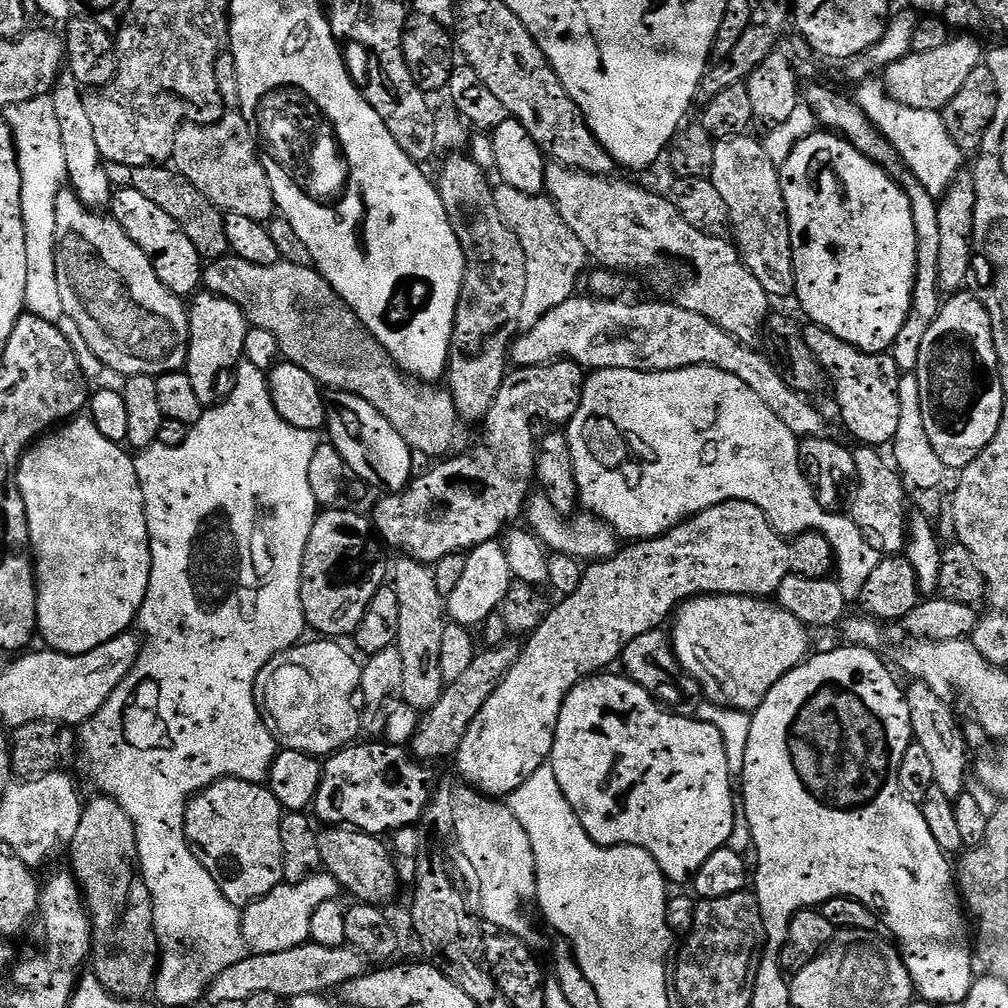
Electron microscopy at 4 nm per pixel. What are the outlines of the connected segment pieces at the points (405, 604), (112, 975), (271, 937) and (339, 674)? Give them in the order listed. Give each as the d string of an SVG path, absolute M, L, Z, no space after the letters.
M407 558L394 564L394 587L400 602L400 631L398 633L398 647L402 654L402 663L405 666L403 691L408 691L407 699L412 702L431 702L437 700L444 693L446 681L442 672L442 642L446 627L446 596L440 593L441 581L437 579L435 571L425 561Z
M112 794L97 795L97 800L88 800L84 806L78 834L74 834L71 871L74 873L86 899L86 907L92 922L94 939L95 973L109 990L120 994L144 994L153 987L160 970L161 954L156 933L154 906L148 883L144 881L141 863L141 837L128 808Z
M313 874L295 882L281 882L266 895L253 899L248 909L243 909L240 928L245 945L253 953L277 952L309 943L315 910L322 902L341 895L340 884L334 877L320 875Z
M312 640L309 644L307 642L294 644L292 647L287 648L285 652L280 652L278 655L273 656L271 662L264 667L262 673L262 704L266 709L267 715L270 717L271 723L277 729L280 727L286 735L293 736L296 739L293 741L306 746L307 751L313 754L331 754L339 750L339 748L345 748L347 744L353 743L359 737L356 735L360 732L360 712L356 709L356 700L358 704L358 693L361 691L360 679L363 678L363 672L364 664L361 658L359 660L346 645L339 644L336 640Z

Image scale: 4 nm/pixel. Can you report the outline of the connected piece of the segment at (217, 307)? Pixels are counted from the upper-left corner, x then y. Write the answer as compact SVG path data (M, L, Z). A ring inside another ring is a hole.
M216 290L204 291L197 291L194 296L196 301L191 301L190 304L192 325L188 339L186 371L194 382L200 400L212 402L217 399L216 391L219 388L227 389L236 379L236 373L245 359L244 347L250 321L232 296L223 295Z

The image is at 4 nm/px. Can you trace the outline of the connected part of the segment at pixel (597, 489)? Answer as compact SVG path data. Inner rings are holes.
M710 363L663 370L627 366L593 371L584 381L582 402L566 425L579 495L594 500L598 510L630 538L679 524L709 504L739 493L739 488L744 494L764 496L763 507L781 529L804 528L822 519L824 512L802 467L801 441L763 395L747 379L739 378L744 379Z

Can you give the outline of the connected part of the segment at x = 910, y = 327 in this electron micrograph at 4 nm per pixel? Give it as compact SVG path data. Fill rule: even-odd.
M905 175L902 187L908 193L910 204L914 210L916 222L916 237L918 238L918 258L916 259L916 281L914 282L914 294L912 295L912 309L906 318L906 322L900 330L896 343L892 345L890 352L896 362L896 367L904 370L915 369L920 351L926 338L926 330L934 322L934 318L940 312L942 295L940 296L940 263L938 262L938 210L936 209L937 197L931 196L926 186L920 184L915 176Z

